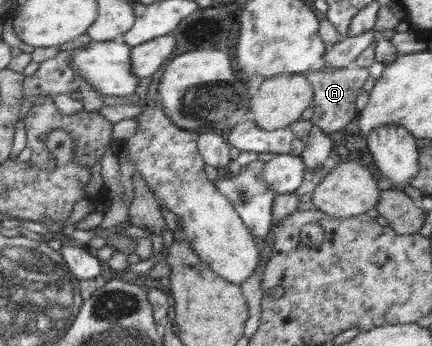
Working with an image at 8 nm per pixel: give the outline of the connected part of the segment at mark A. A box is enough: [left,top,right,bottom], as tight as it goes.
[307,65,371,133]

